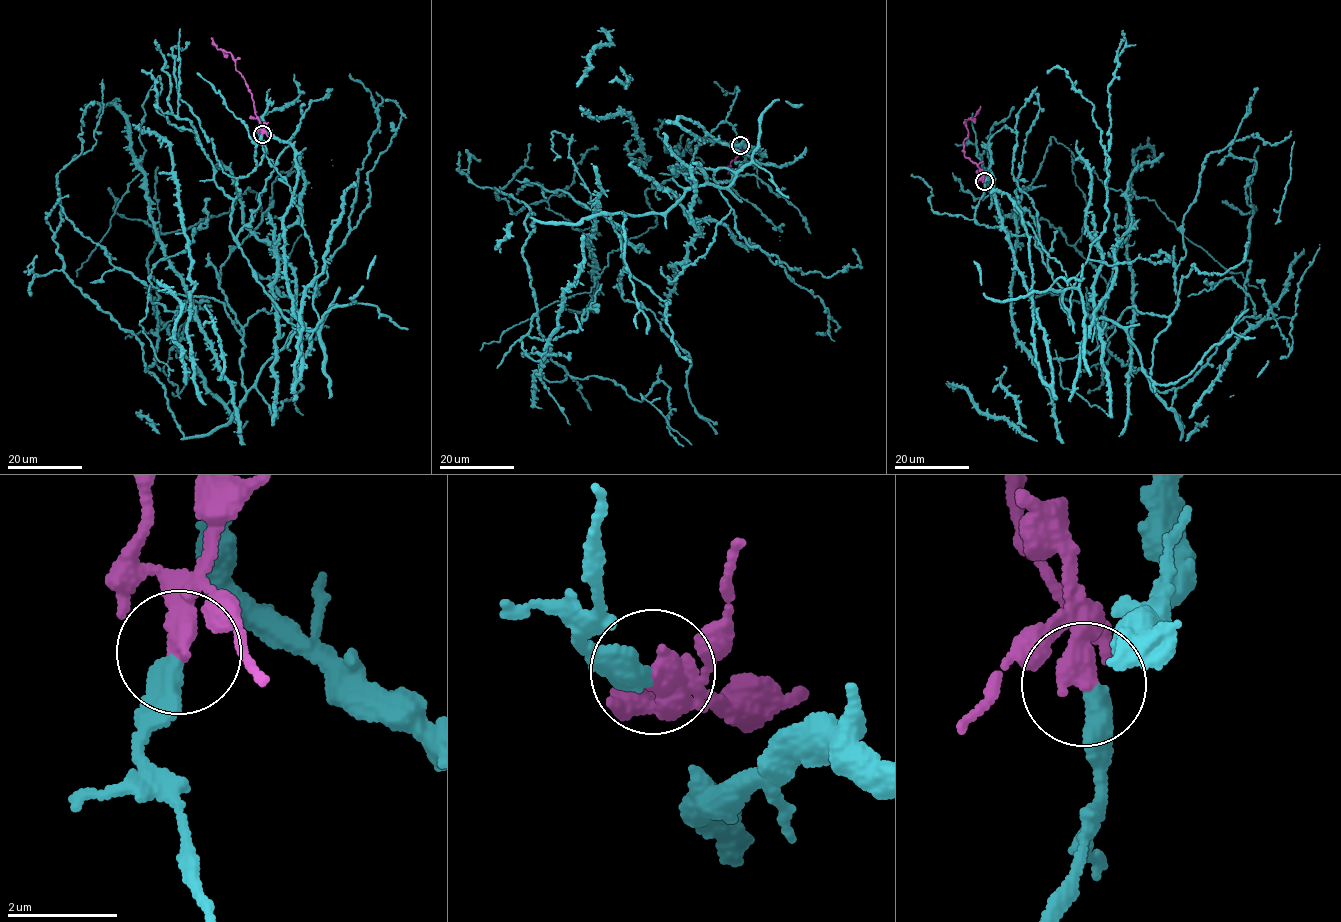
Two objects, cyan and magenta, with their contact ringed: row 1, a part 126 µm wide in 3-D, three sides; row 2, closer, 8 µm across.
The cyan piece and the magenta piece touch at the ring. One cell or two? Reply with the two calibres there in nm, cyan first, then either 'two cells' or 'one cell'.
440 nm thick on the cyan side, 420 nm on the other; two cells

